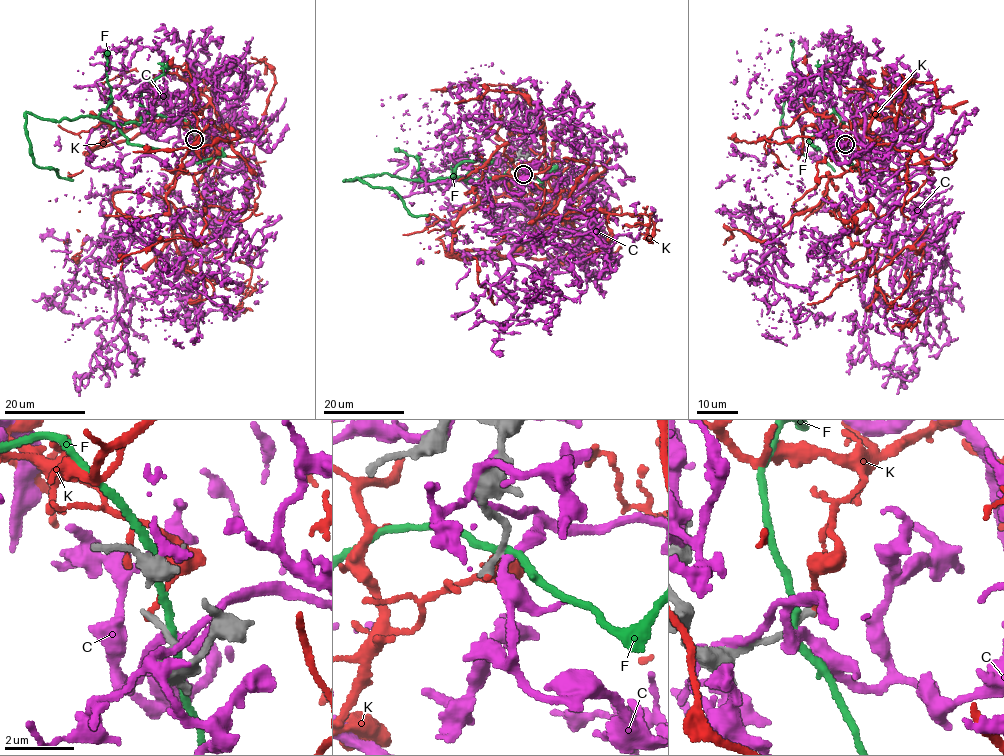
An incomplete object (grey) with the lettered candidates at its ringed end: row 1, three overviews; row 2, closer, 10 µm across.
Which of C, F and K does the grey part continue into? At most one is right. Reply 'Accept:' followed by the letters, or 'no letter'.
Accept: no letter

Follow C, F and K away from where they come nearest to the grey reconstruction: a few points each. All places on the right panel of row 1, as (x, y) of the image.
C: (843, 147), (893, 176), (864, 243), (943, 226), (901, 319), (884, 233), (910, 380), (792, 206), (833, 180)
F: (842, 147), (838, 115), (818, 117), (809, 105), (789, 104), (785, 94), (787, 143), (834, 171)
K: (845, 145), (923, 136), (920, 191), (857, 232), (829, 210), (871, 276), (924, 240), (917, 273)

